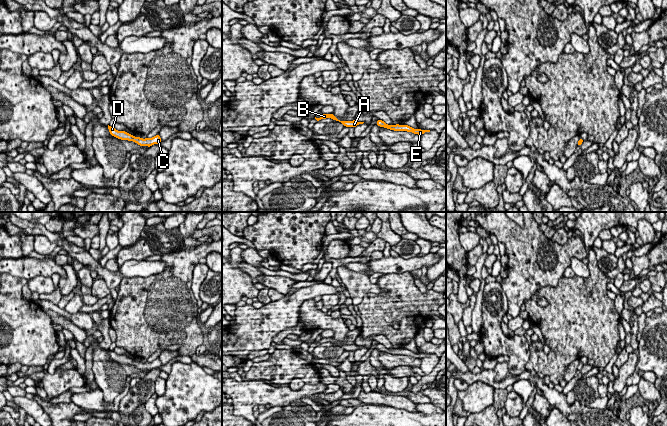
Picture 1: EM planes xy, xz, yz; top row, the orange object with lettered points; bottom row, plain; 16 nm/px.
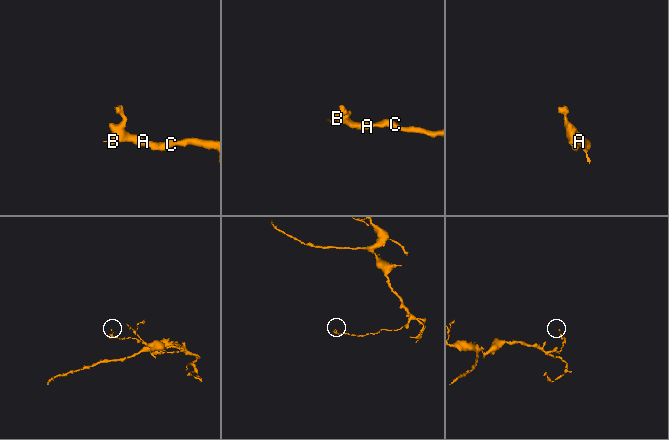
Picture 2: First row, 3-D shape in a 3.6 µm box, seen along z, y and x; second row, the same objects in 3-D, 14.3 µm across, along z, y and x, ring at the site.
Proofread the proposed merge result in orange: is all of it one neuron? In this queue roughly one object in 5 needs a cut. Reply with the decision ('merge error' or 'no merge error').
no merge error

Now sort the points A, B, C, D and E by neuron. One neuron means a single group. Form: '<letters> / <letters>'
A B C D E

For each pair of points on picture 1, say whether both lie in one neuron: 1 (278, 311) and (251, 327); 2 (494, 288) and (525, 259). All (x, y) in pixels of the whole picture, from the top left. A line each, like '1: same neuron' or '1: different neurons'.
1: same neuron
2: different neurons

